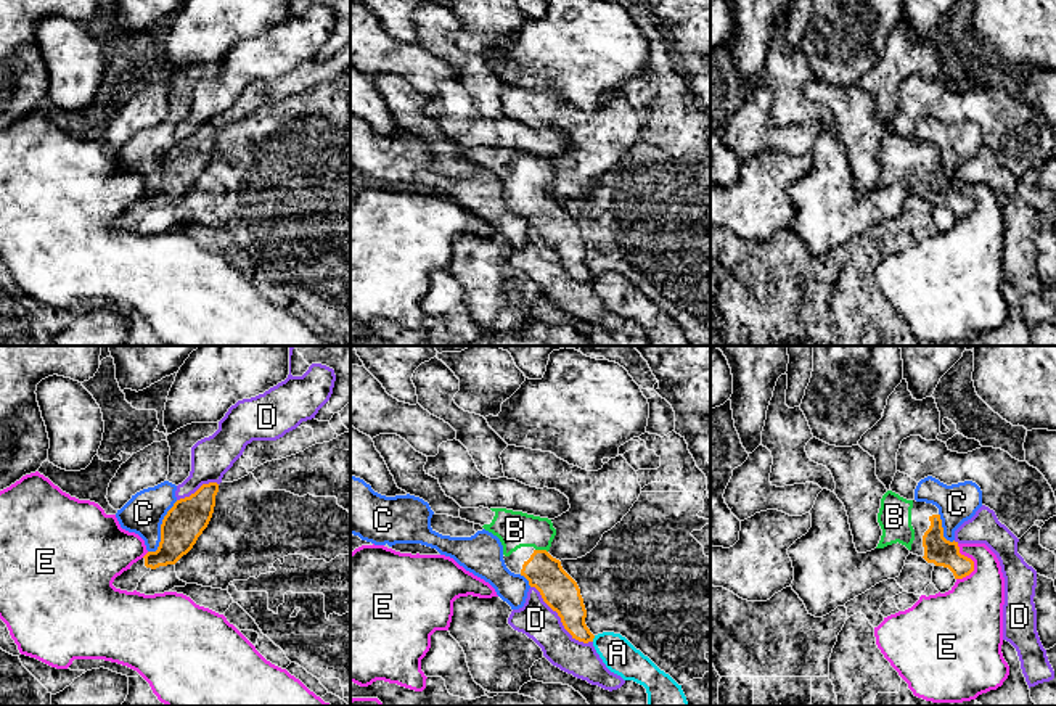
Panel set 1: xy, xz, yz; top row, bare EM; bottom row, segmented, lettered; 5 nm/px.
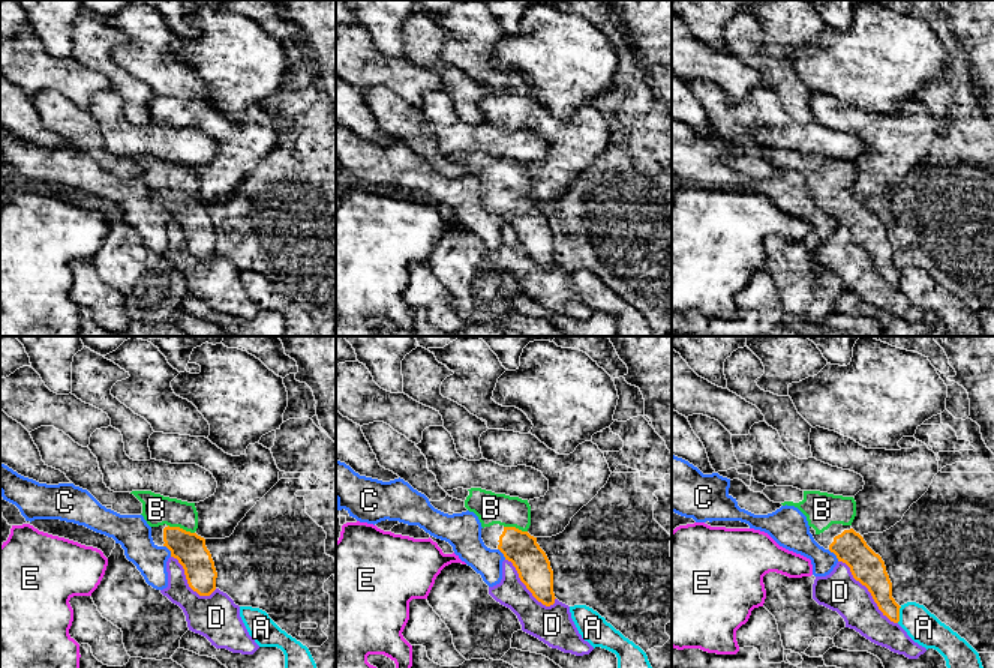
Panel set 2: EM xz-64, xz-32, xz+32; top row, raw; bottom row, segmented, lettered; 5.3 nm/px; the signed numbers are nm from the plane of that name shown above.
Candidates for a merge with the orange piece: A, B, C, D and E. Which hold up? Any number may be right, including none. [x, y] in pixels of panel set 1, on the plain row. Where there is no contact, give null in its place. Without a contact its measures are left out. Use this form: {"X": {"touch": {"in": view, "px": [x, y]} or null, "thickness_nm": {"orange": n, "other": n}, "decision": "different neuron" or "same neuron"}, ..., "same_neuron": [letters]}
{"A": {"touch": {"in": "xz", "px": [593, 277]}, "thickness_nm": {"orange": 160, "other": 170}, "decision": "different neuron"}, "B": {"touch": {"in": "xz", "px": [542, 190]}, "thickness_nm": {"orange": 180, "other": 190}, "decision": "same neuron"}, "C": {"touch": {"in": "xy", "px": [161, 169]}, "thickness_nm": {"orange": 200, "other": 200}, "decision": "different neuron"}, "D": {"touch": {"in": "xz", "px": [561, 259]}, "thickness_nm": {"orange": 180, "other": 180}, "decision": "different neuron"}, "E": {"touch": {"in": "yz", "px": [973, 201]}, "thickness_nm": {"orange": 140, "other": 300}, "decision": "different neuron"}, "same_neuron": ["B"]}

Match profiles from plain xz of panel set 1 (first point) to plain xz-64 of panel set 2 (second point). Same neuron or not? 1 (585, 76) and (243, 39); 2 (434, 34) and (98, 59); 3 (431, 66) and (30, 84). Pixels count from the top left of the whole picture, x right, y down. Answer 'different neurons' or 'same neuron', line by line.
1: same neuron
2: same neuron
3: same neuron

